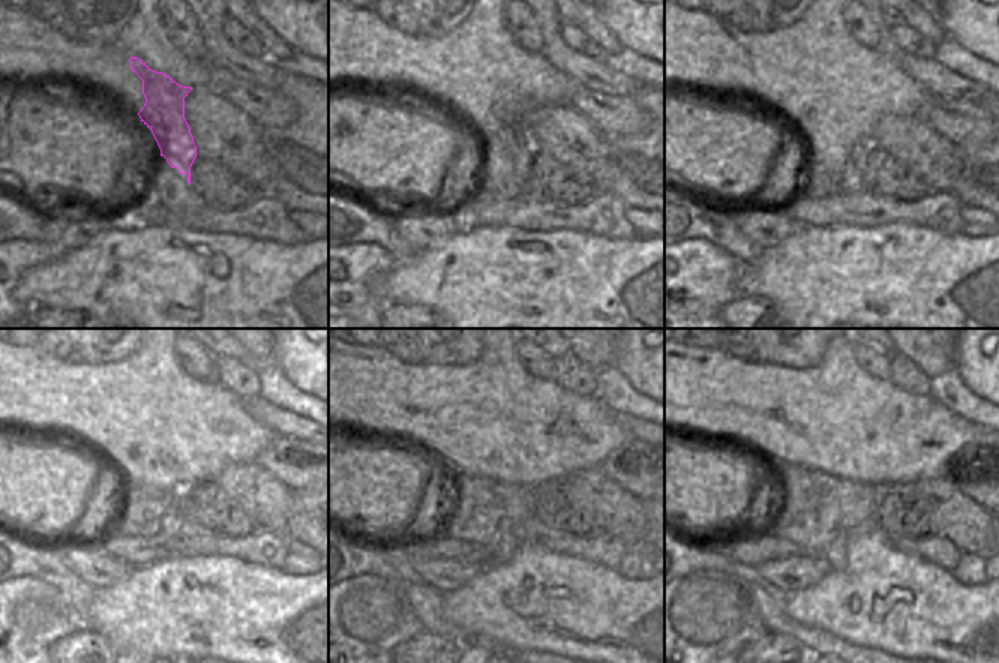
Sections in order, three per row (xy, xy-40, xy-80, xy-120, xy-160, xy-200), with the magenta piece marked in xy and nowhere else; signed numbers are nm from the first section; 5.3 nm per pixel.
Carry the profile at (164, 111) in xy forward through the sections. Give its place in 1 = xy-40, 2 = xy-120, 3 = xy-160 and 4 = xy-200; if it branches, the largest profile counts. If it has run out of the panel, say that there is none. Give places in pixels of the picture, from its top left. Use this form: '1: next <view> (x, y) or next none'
1: next xy-40 (518, 141)
2: next xy-120 (174, 521)
3: next xy-160 (510, 534)
4: next xy-200 (836, 554)

